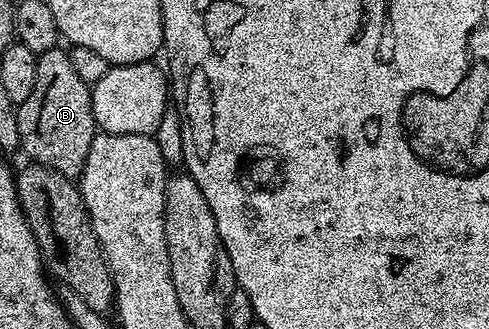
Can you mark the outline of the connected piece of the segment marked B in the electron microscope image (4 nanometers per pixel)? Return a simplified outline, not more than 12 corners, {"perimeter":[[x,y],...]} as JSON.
{"perimeter":[[66,48],[40,53],[19,149],[78,178],[97,132]]}

